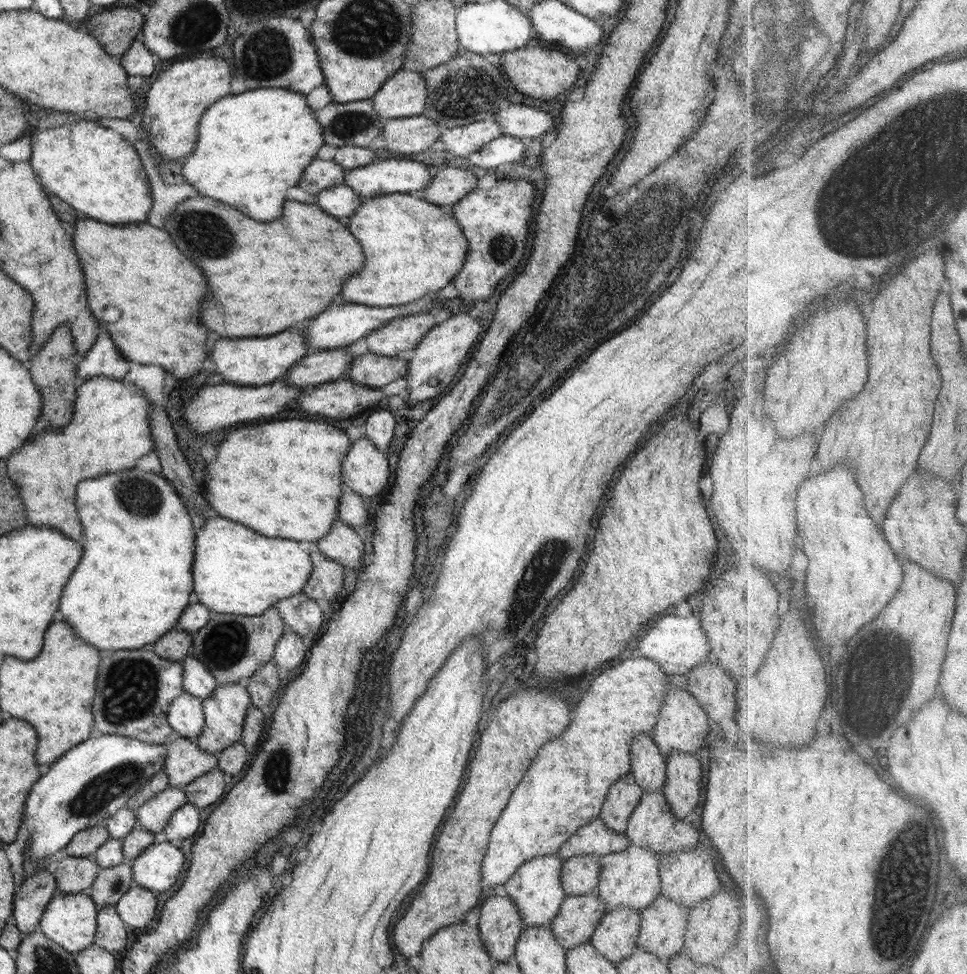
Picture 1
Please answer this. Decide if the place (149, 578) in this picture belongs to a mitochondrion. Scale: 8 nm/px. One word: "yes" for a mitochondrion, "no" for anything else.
no

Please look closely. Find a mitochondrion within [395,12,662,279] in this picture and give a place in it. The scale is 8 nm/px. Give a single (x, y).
(462, 95)

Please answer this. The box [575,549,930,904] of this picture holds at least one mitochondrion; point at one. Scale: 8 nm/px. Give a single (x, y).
(869, 655)

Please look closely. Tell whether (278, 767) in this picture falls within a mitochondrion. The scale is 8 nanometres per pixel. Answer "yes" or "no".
yes

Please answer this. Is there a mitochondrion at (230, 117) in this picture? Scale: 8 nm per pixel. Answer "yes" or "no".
no

